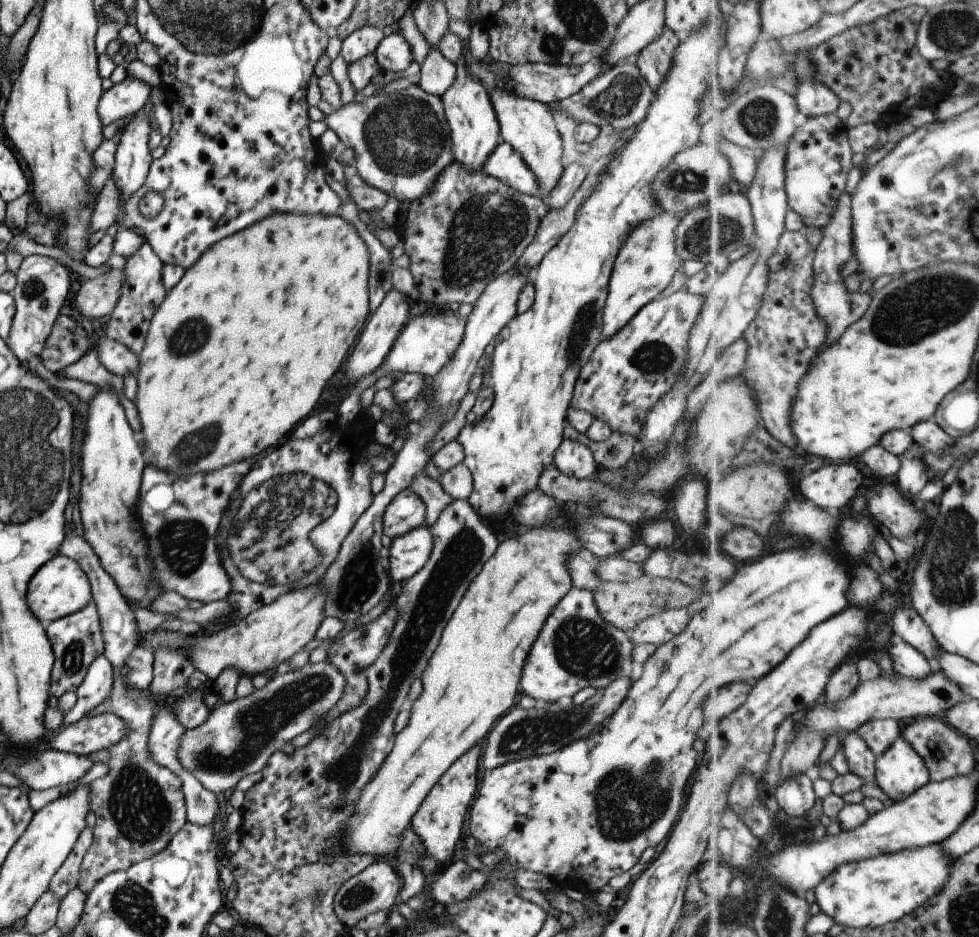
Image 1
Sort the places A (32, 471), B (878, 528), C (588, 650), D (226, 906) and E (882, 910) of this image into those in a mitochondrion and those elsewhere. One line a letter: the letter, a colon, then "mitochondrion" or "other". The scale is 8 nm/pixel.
A: mitochondrion
B: other
C: mitochondrion
D: other
E: other

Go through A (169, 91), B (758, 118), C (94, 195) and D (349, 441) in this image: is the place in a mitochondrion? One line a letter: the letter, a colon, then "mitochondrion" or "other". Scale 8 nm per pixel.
A: other
B: mitochondrion
C: other
D: other

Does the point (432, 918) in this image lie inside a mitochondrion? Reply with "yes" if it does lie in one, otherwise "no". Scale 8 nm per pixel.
no

